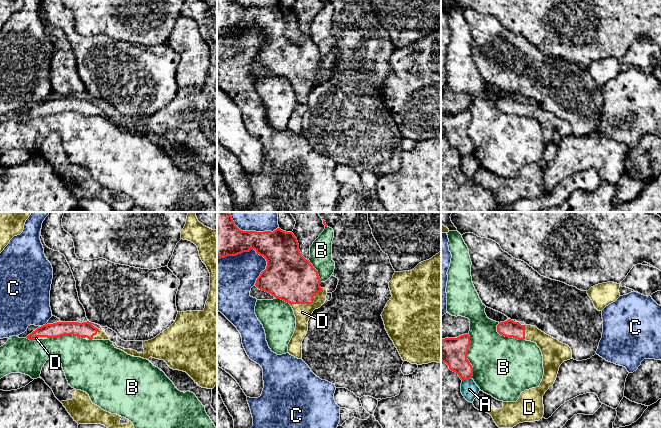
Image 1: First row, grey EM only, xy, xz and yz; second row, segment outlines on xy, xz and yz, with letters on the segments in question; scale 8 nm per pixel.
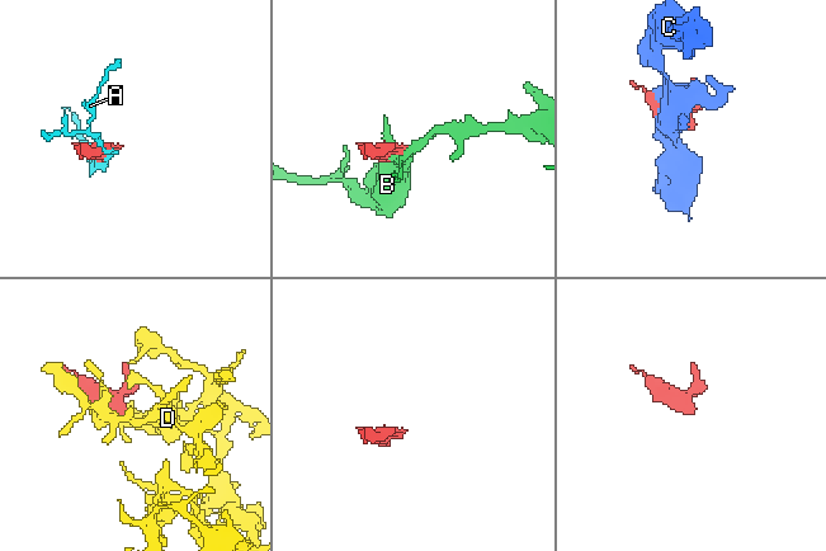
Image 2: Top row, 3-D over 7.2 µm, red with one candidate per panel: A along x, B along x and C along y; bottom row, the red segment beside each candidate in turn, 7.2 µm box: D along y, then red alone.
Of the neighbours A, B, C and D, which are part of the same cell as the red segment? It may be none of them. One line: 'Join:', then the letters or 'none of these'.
Join: D

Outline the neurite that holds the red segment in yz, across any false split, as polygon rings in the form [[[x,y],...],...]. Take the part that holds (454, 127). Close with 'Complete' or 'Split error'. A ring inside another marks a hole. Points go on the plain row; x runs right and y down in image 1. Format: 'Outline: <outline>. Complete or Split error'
Outline: [[[469,110],[441,115],[441,137],[446,139],[462,157],[473,153],[473,143],[467,135],[469,122]]]. Complete

